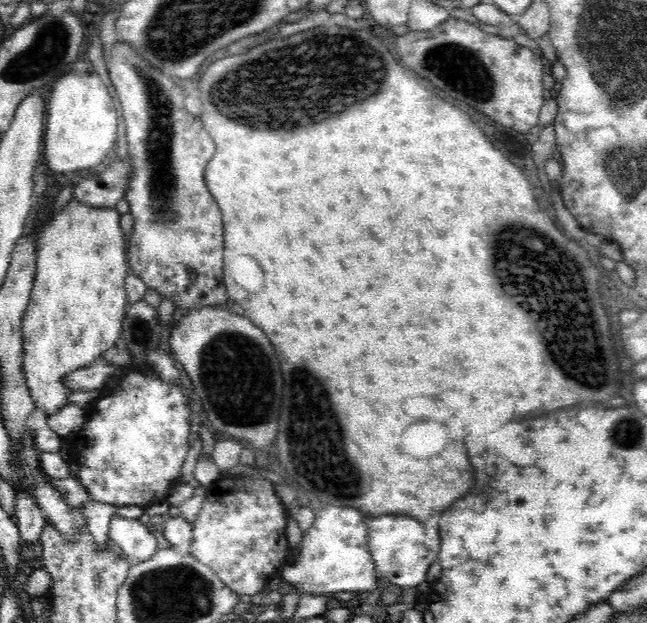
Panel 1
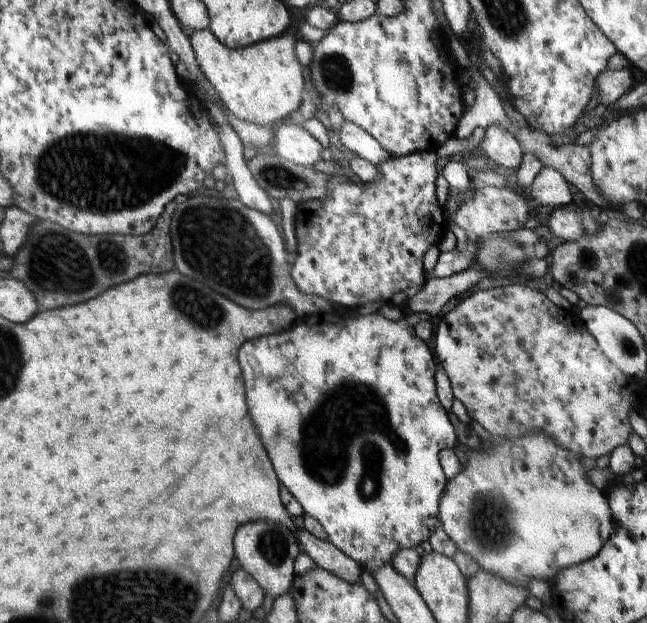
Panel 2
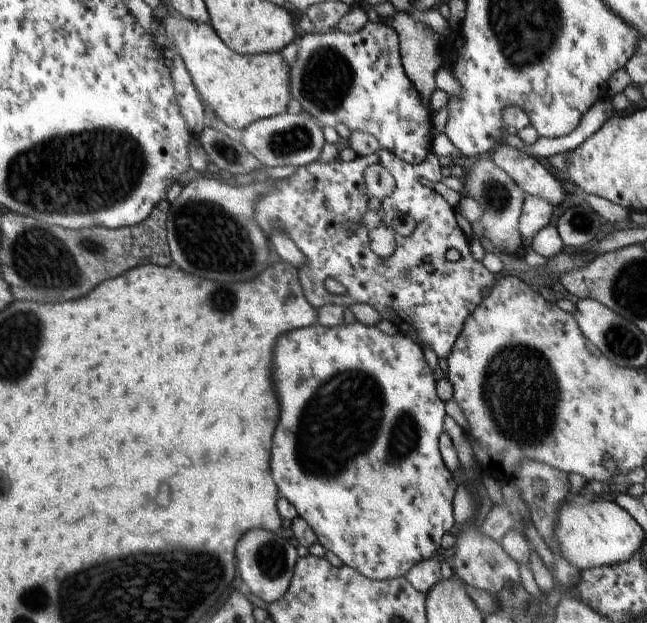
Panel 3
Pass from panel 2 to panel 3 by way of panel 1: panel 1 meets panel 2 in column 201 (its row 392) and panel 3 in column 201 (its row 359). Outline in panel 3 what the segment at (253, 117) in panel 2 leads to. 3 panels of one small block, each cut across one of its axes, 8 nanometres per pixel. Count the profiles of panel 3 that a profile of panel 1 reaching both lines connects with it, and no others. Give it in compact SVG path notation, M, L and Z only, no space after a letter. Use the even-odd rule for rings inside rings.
M176 12L157 13L159 22L175 46L174 51L180 55L190 73L199 96L202 96L202 100L220 120L232 128L245 129L257 120L287 112L286 108L291 99L291 67L280 53L241 55L218 38L210 23L194 22Z

